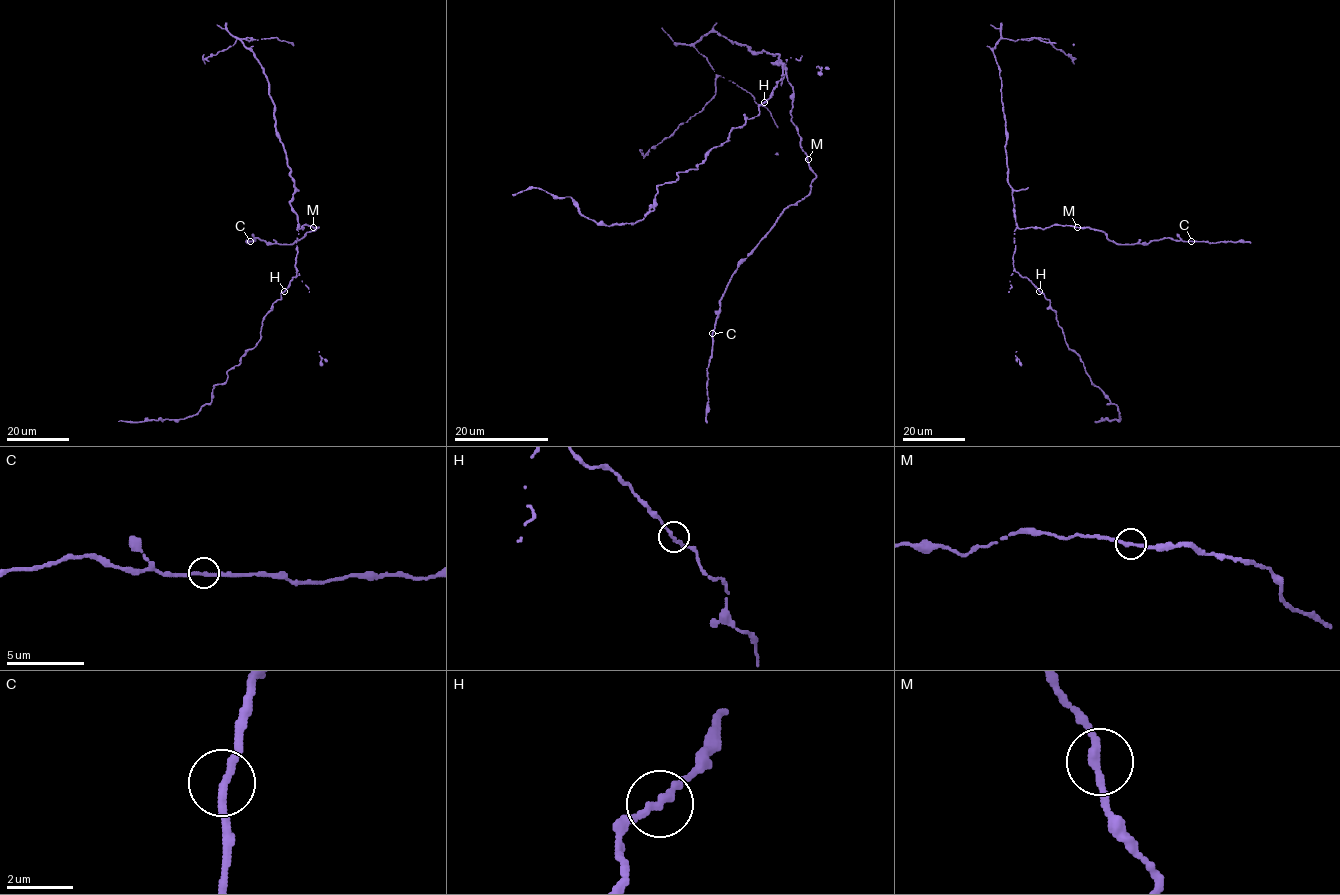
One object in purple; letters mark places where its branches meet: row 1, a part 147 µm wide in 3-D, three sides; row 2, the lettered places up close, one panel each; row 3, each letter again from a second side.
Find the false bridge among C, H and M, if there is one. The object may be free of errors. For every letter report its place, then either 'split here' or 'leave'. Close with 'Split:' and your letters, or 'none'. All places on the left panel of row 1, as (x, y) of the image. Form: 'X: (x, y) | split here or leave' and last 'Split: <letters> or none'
C: (250, 241) | leave
H: (284, 291) | leave
M: (313, 227) | leave
Split: none

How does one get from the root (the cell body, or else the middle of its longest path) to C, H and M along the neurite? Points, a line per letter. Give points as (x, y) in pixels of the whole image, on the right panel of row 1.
C: (1014, 240), (1017, 228), (1044, 229), (1059, 224), (1100, 230), (1119, 244), (1148, 243), (1163, 238), (1191, 241)
H: (1014, 240), (1014, 270), (1039, 291)
M: (1014, 240), (1017, 228), (1044, 229), (1053, 224), (1077, 227)

